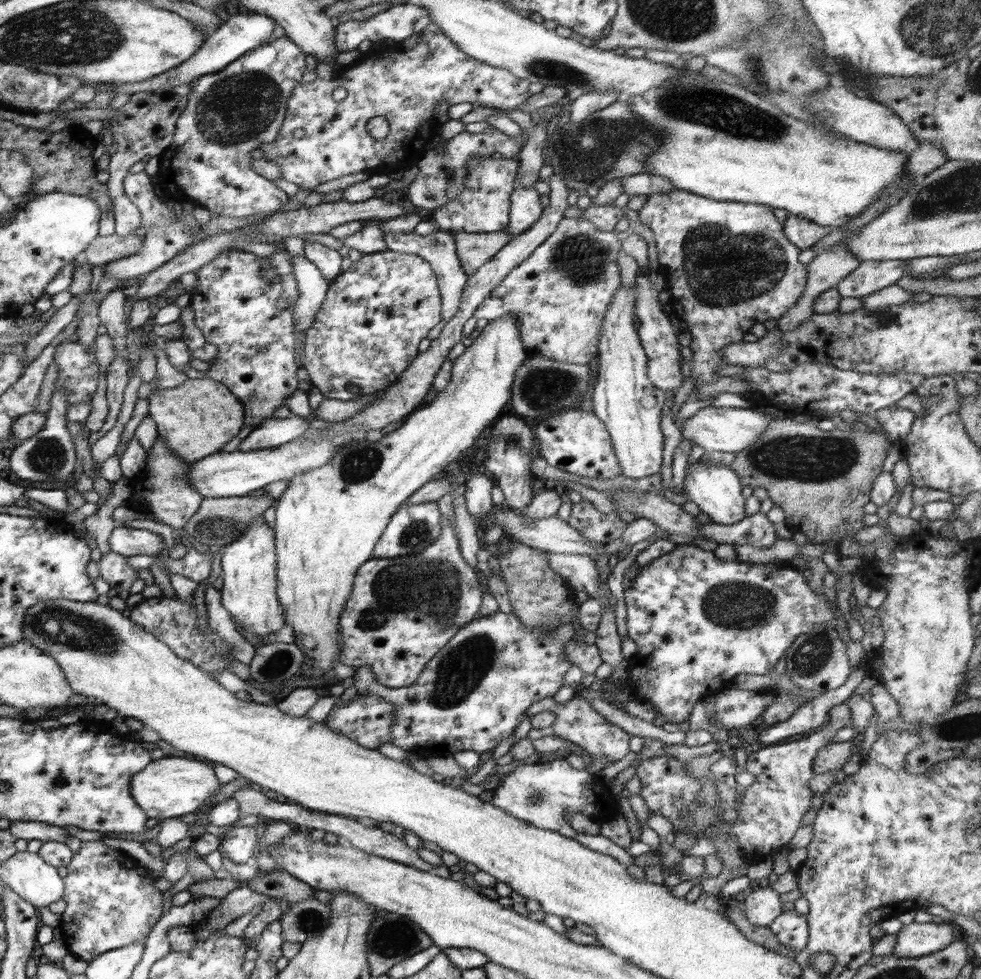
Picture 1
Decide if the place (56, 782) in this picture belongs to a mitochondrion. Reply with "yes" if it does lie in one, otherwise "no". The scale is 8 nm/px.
yes

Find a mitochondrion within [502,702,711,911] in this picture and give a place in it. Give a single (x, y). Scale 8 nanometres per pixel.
(536, 797)

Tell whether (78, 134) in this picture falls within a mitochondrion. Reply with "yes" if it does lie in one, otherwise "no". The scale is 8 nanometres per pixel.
no

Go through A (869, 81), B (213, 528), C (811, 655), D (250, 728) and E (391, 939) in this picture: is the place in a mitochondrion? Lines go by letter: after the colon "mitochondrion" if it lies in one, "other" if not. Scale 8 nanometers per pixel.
A: mitochondrion
B: mitochondrion
C: mitochondrion
D: other
E: mitochondrion

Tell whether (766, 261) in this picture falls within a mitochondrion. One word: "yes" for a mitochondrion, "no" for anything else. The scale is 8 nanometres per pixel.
yes

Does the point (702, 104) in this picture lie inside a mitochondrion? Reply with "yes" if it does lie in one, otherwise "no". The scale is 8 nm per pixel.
yes

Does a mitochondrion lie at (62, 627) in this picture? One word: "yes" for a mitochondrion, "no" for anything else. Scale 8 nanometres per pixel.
yes

